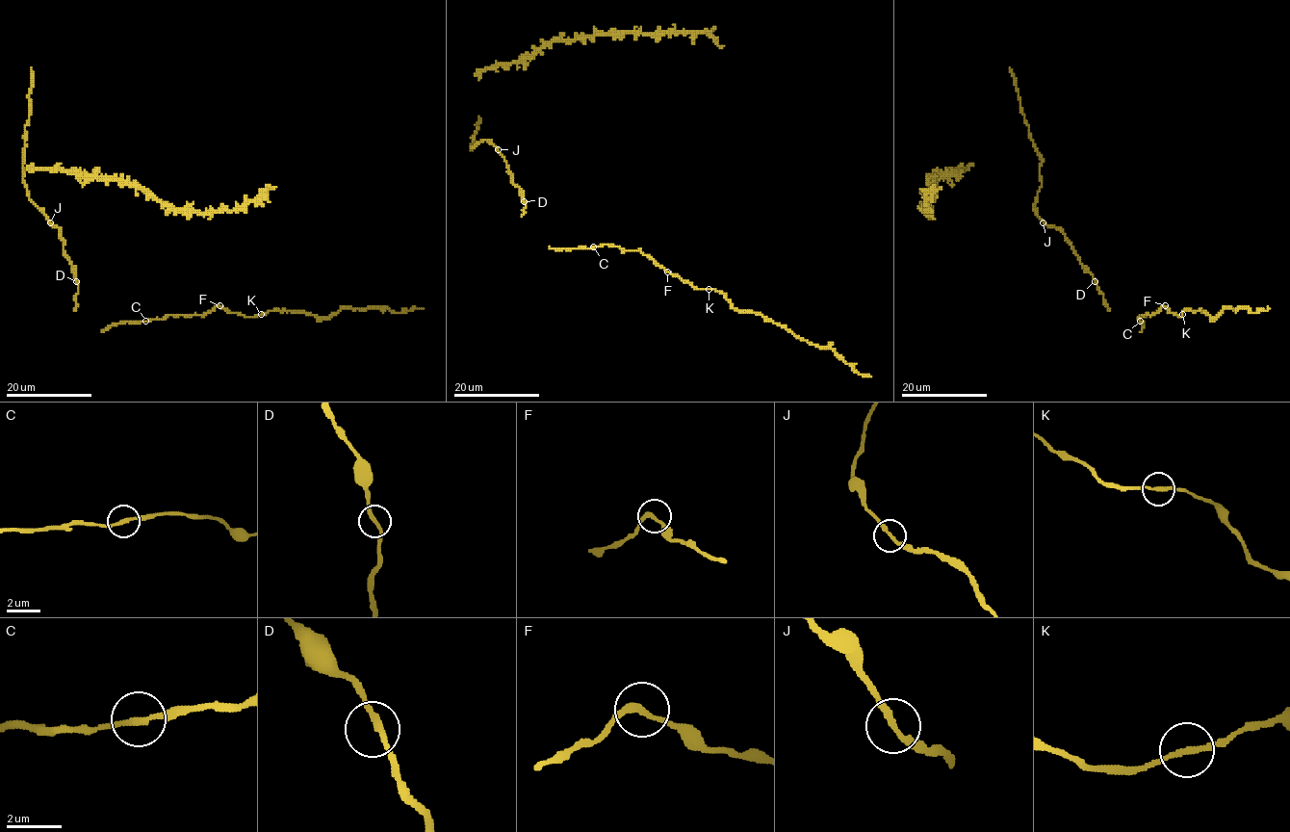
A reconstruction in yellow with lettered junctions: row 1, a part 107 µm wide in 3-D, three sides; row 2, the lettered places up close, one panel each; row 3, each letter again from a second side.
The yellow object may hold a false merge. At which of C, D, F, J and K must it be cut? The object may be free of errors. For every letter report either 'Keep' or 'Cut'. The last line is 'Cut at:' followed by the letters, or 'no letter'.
C: Keep
D: Keep
F: Keep
J: Keep
K: Keep
Cut at: no letter

